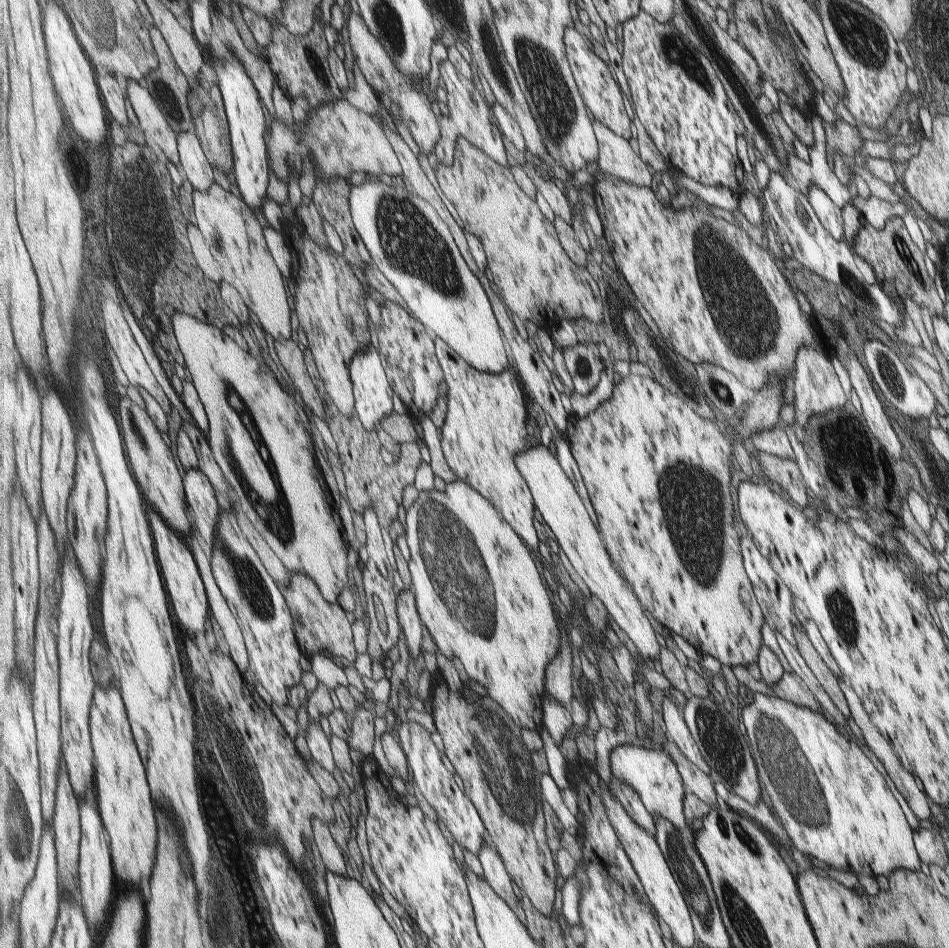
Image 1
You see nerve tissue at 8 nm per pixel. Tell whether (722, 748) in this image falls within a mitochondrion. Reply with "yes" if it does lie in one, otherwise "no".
yes

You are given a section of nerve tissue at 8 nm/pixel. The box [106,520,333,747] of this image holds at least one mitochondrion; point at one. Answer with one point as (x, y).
(247, 579)

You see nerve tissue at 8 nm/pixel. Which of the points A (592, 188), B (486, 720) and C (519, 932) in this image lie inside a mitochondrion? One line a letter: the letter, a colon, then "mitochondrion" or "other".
A: other
B: mitochondrion
C: other

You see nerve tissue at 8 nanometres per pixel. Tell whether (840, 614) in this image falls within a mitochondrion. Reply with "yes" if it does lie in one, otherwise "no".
yes

